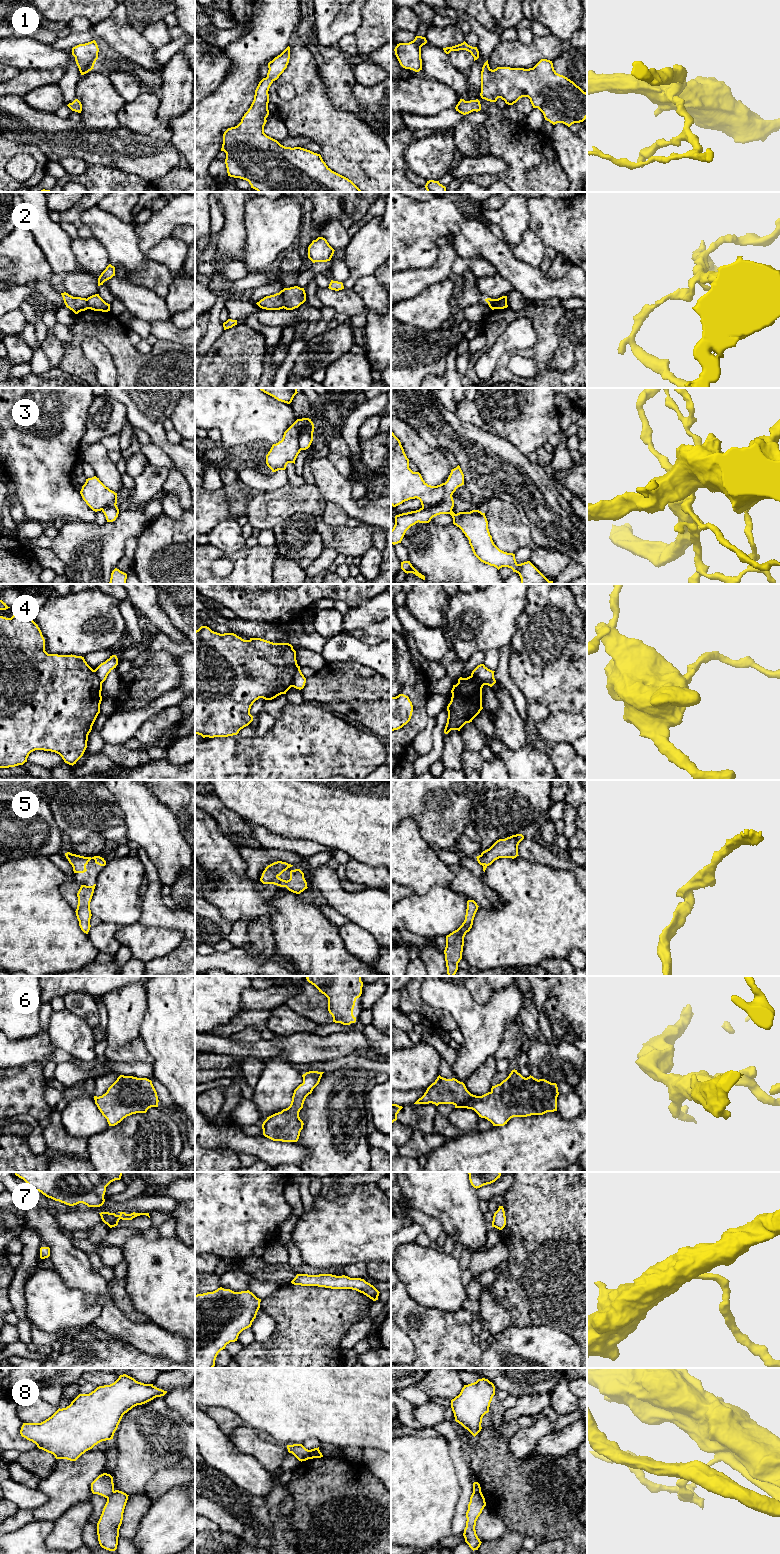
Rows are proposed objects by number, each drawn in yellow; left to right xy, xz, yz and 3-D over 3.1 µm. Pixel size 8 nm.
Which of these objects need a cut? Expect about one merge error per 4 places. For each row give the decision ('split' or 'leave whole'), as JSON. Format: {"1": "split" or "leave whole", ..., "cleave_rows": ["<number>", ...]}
{"1": "leave whole", "2": "split", "3": "split", "4": "split", "5": "leave whole", "6": "leave whole", "7": "leave whole", "8": "split", "cleave_rows": ["2", "3", "4", "8"]}

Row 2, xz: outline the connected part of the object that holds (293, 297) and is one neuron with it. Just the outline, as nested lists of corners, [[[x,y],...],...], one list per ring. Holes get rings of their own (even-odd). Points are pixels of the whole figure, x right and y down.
[[[298,286],[283,289],[284,309],[293,310],[306,301],[304,288]]]

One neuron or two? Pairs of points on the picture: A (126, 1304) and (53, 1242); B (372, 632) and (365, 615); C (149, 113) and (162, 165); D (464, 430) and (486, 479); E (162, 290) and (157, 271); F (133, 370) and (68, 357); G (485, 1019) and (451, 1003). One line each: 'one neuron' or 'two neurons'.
A: two neurons
B: two neurons
C: two neurons
D: one neuron
E: one neuron
F: one neuron
G: one neuron

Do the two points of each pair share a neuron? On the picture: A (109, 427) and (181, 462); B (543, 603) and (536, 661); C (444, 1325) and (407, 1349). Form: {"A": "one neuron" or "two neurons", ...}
{"A": "two neurons", "B": "one neuron", "C": "two neurons"}

